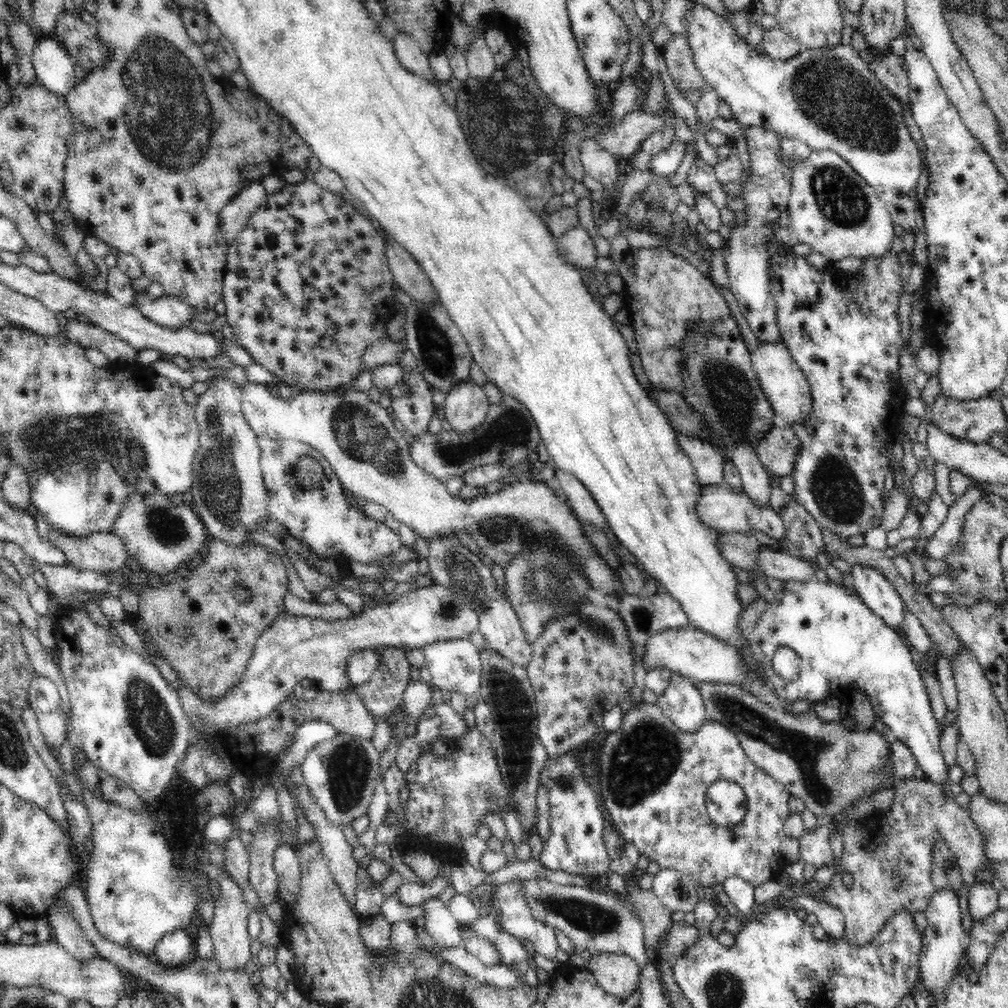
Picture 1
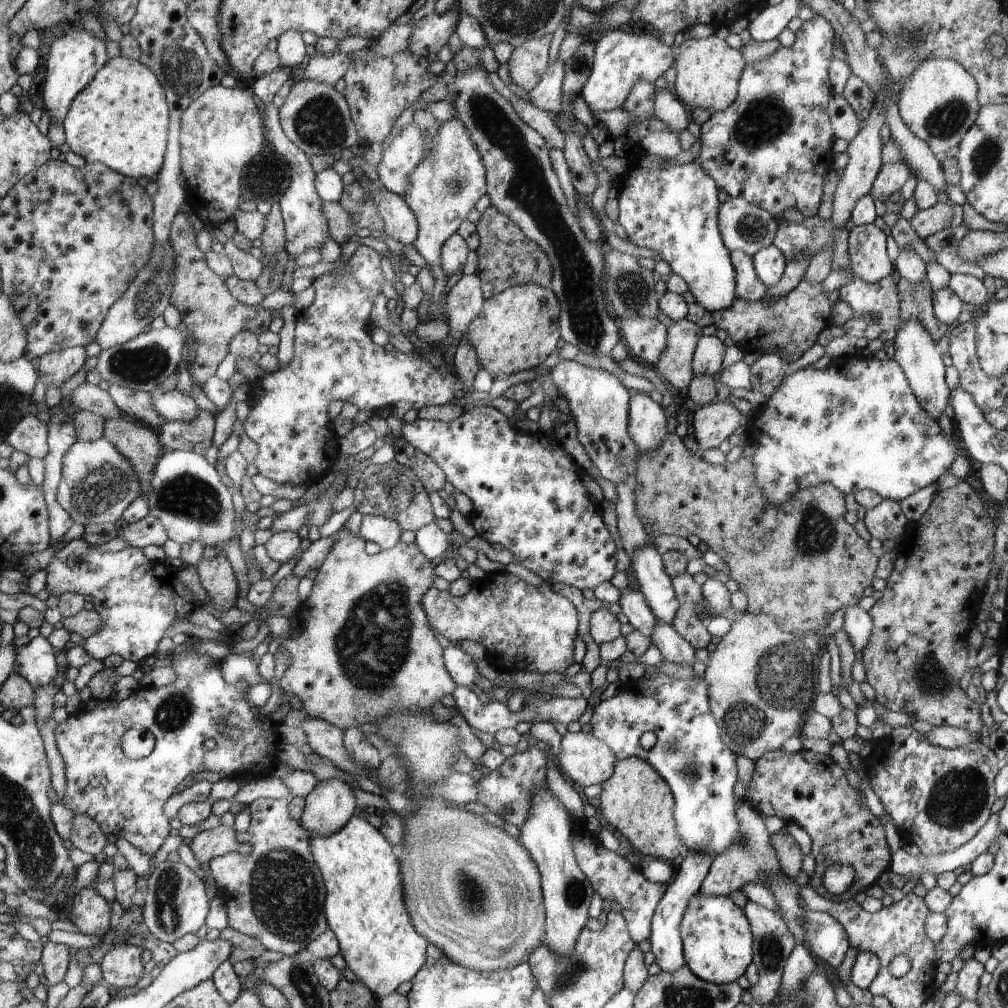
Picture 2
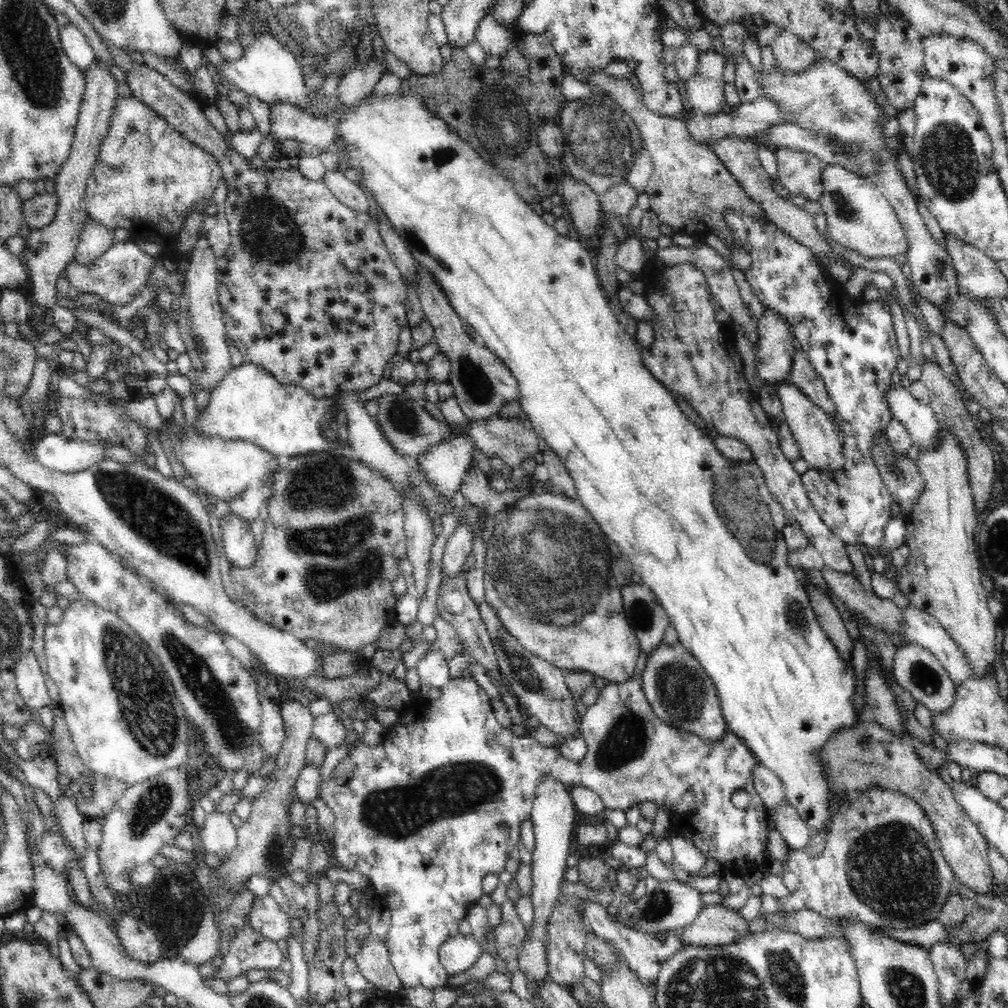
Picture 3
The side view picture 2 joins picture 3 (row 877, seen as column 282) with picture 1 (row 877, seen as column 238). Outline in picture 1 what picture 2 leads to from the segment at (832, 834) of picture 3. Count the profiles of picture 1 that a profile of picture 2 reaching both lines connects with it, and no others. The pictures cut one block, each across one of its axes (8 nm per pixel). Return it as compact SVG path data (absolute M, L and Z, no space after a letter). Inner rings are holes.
M910 777L895 784L893 802L887 812L880 814L878 818L866 816L862 821L852 819L843 828L843 852L839 870L852 874L853 884L851 887L845 886L840 873L836 873L831 878L829 886L825 887L819 897L815 897L820 902L835 906L844 914L846 930L844 937L840 939L846 939L851 946L864 946L874 940L895 911L905 907L912 915L915 912L925 912L927 903L935 892L930 860L932 860L932 846L936 844L936 840L943 840L957 856L963 882L971 886L976 881L976 872L987 865L986 853L983 852L982 846L982 833L978 832L978 827L970 820L967 808L960 806L954 798L950 790L944 793L942 785L926 778Z

